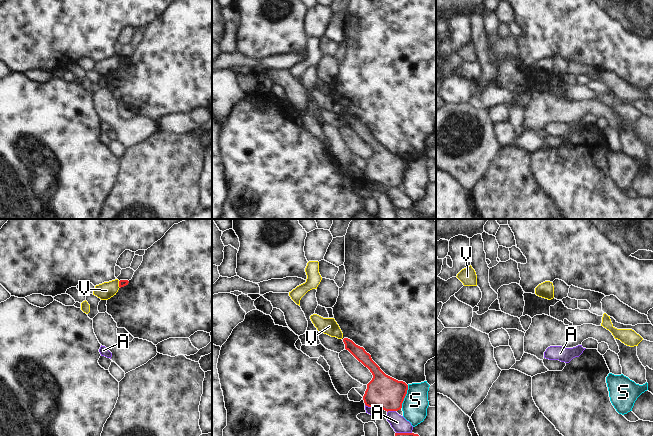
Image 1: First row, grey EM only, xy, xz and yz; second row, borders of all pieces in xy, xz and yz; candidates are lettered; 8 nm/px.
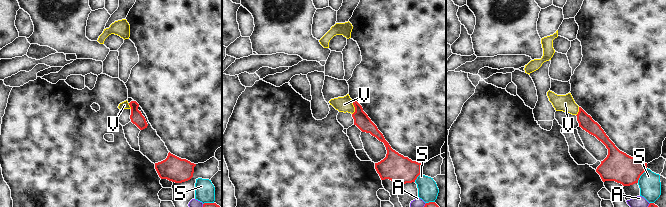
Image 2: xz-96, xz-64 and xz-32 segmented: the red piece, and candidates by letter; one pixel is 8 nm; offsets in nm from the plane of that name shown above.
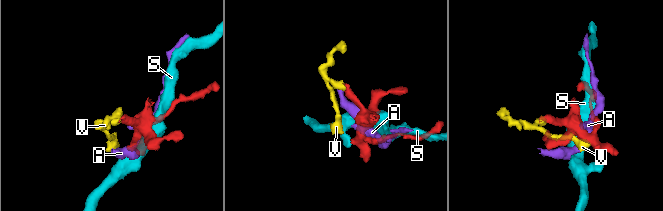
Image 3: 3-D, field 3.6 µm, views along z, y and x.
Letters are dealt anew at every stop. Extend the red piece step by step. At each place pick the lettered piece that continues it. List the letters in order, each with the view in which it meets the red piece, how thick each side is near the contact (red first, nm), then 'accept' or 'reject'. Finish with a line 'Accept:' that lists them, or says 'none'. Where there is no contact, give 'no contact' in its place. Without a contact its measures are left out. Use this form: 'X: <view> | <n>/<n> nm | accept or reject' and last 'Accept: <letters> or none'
A: xz | 260/130 nm | reject
S: xz | 260/200 nm | reject
V: xy | 60/140 nm | reject
Accept: none

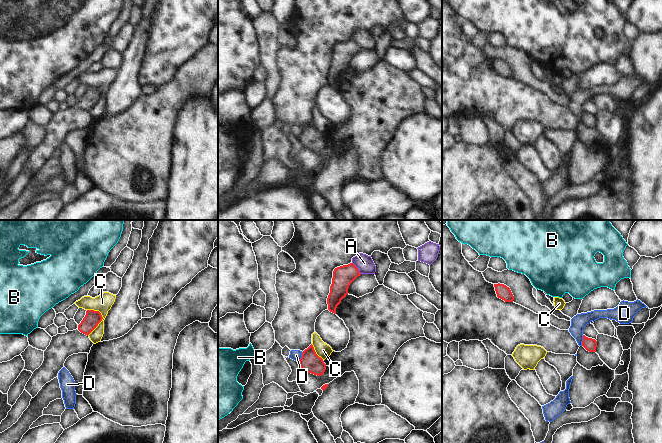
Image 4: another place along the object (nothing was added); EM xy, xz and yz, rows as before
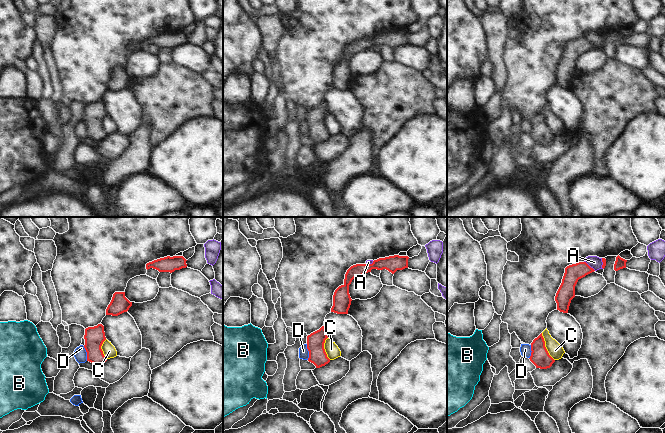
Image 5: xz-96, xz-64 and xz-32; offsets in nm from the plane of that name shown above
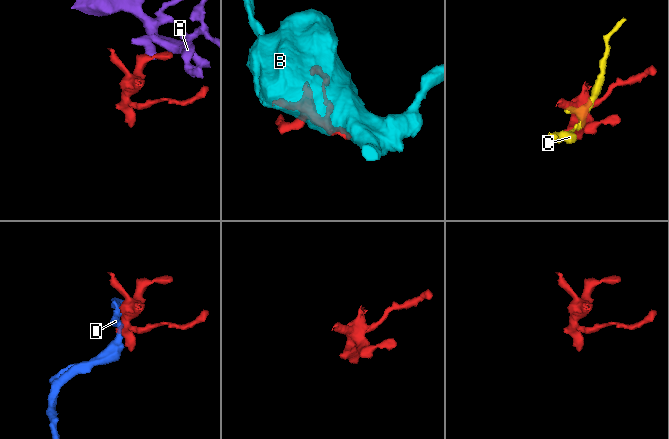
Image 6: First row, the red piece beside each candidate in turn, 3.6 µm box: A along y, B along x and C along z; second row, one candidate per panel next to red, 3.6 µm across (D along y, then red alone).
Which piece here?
A: xz | 170/140 nm | reject
B: no contact | reject
C: xy | 130/140 nm | reject
D: yz | 100/120 nm | reject
Accept: none

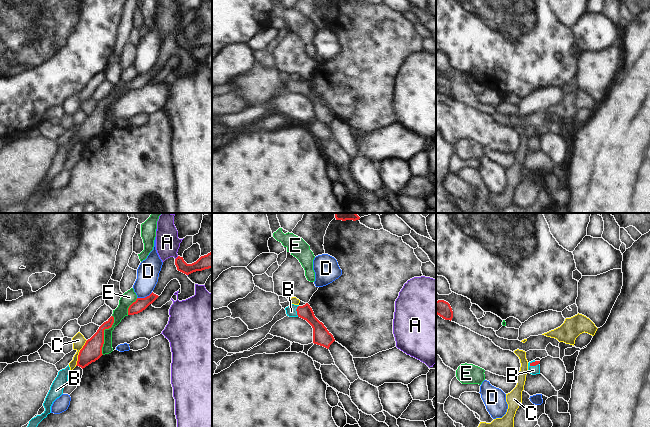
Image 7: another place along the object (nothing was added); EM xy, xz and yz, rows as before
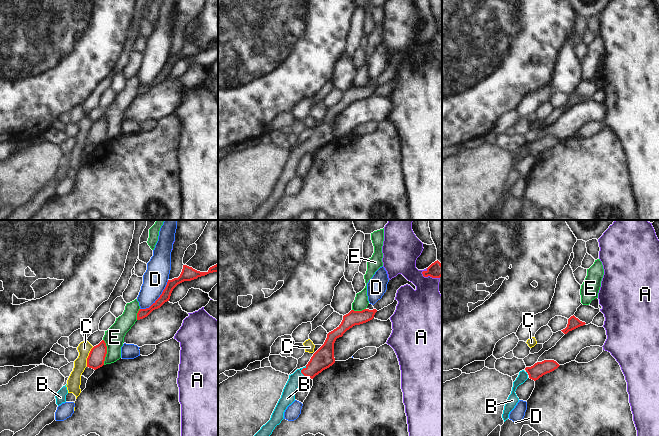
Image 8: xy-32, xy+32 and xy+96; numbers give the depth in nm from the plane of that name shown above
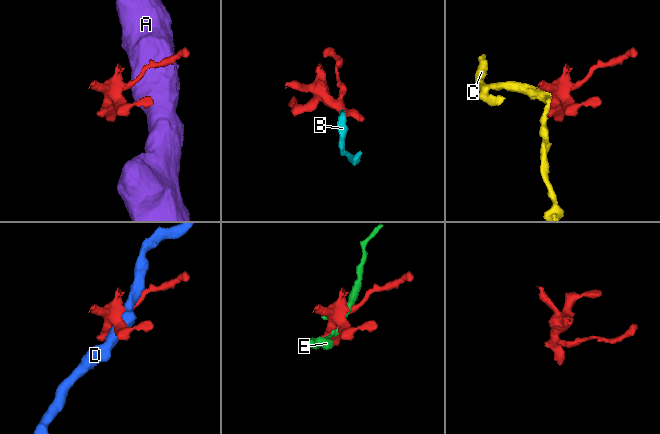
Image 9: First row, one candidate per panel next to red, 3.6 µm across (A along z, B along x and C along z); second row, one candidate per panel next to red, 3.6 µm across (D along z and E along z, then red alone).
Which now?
A: xy | 110/190 nm | reject
B: xz | 120/80 nm | accept
C: xy | 160/100 nm | reject
D: xy | 100/180 nm | reject
E: xy | 160/100 nm | reject
Accept: B

